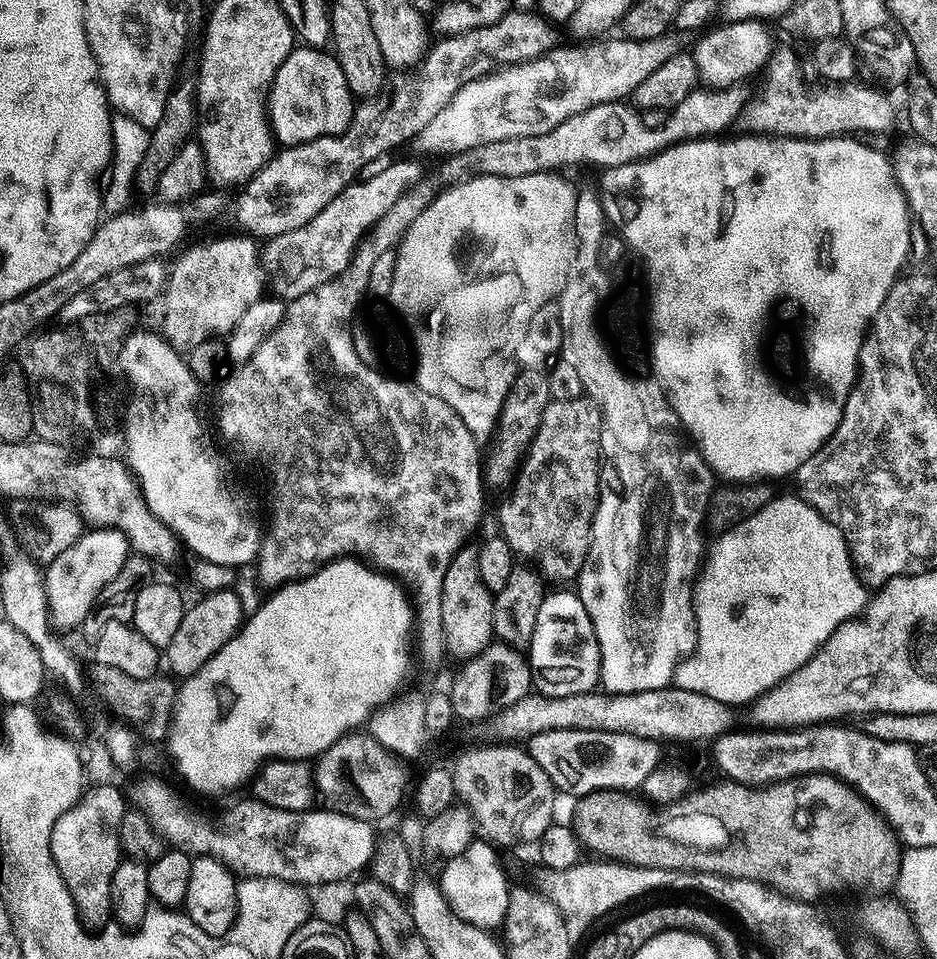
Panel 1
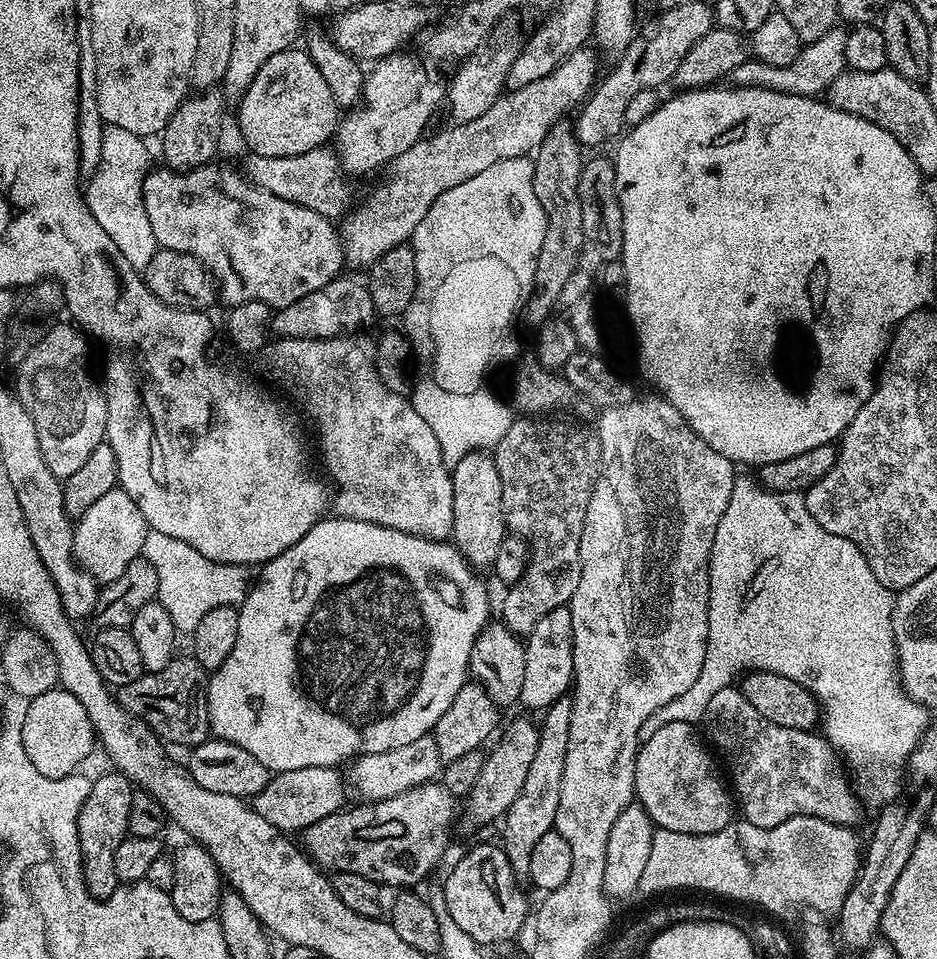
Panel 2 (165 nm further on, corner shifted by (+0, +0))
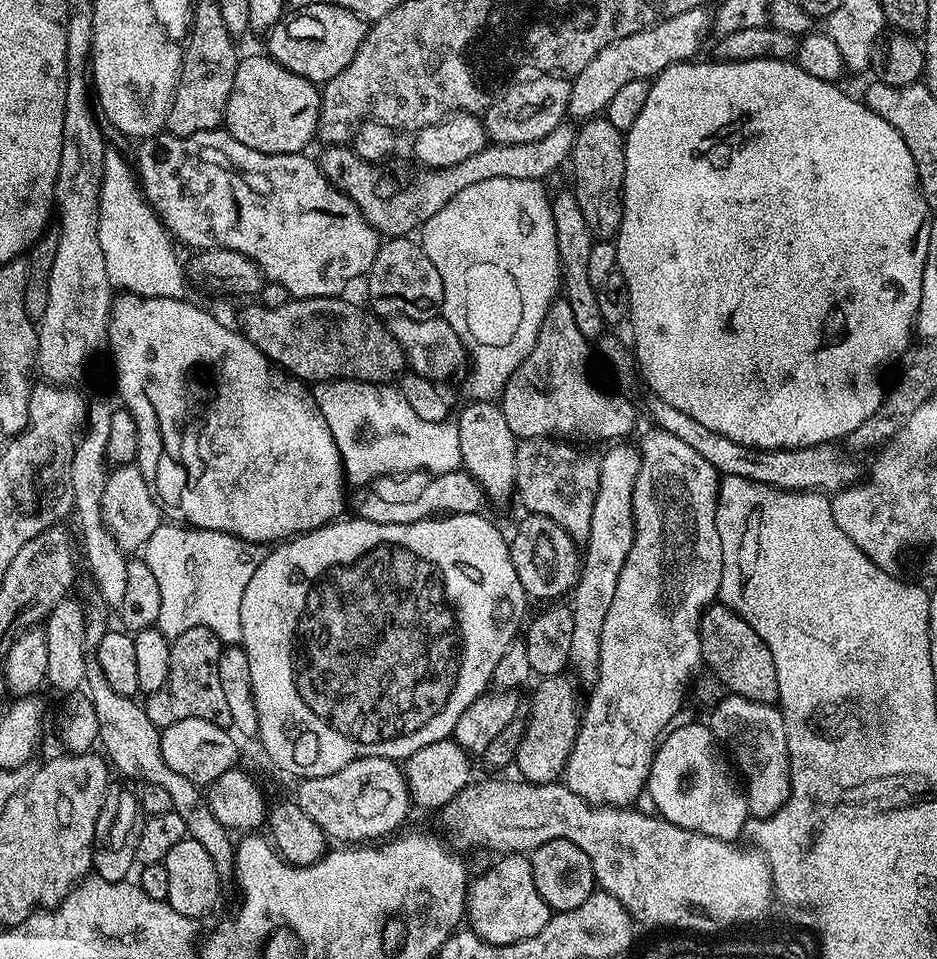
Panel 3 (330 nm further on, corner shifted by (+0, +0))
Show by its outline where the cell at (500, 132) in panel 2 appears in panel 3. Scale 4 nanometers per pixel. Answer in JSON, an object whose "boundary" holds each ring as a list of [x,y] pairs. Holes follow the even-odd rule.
{"boundary":[[[707,7],[686,10],[686,14],[674,14],[674,18],[666,18],[657,24],[651,24],[646,30],[638,30],[638,34],[630,34],[630,38],[618,38],[610,42],[572,80],[572,93],[568,103],[568,116],[579,118],[599,117],[607,109],[610,98],[630,82],[635,80],[651,81],[662,70],[671,64],[683,64],[691,61],[692,56],[710,36],[712,16]]]}

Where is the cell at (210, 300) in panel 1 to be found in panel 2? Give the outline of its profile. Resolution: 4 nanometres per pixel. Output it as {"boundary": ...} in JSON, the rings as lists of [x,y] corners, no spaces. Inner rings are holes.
{"boundary":[[[220,162],[204,164],[188,172],[177,172],[167,166],[153,167],[144,180],[146,218],[154,230],[160,248],[188,252],[198,258],[215,278],[218,296],[228,306],[240,303],[264,302],[272,310],[285,308],[314,290],[322,290],[326,282],[341,275],[345,267],[344,242],[337,225],[306,206],[286,202],[278,194],[270,194],[248,183],[247,176],[232,168],[223,168]]]}

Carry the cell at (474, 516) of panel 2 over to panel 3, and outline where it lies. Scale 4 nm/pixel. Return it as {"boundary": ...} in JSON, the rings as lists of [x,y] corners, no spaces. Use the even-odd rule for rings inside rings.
{"boundary":[[[472,400],[460,412],[460,420],[455,421],[458,429],[460,463],[463,471],[474,478],[481,492],[489,501],[504,504],[516,491],[516,446],[514,435],[506,422],[499,403],[490,400]]]}

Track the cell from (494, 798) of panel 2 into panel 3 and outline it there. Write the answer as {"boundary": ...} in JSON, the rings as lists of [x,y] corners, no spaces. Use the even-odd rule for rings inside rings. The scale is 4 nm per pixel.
{"boundary":[[[567,675],[546,676],[539,682],[541,684],[532,692],[532,705],[528,708],[524,737],[516,751],[514,768],[529,784],[555,784],[568,765],[570,750],[580,729],[582,704],[576,701],[577,685]]]}

